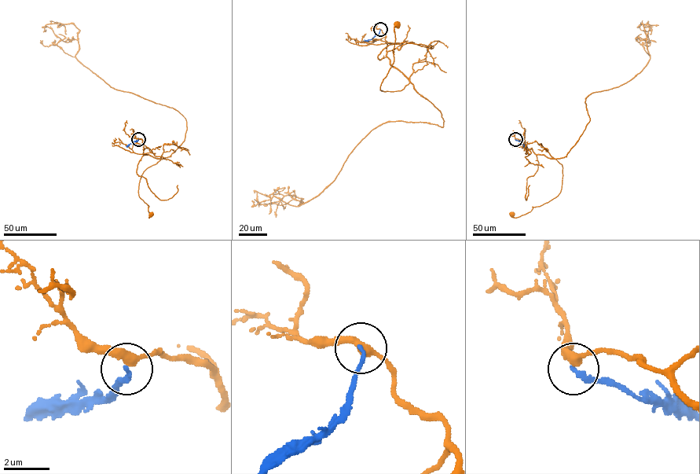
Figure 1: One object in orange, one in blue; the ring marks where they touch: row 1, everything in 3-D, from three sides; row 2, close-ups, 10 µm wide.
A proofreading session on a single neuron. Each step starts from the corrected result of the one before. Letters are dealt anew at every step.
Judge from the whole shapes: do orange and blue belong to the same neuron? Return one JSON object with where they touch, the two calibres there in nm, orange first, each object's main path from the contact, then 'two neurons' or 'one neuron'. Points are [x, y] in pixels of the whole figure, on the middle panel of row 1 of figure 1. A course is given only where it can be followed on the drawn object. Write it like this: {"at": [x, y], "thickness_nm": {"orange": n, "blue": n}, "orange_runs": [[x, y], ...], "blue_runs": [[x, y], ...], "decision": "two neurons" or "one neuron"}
{"at": [380, 29], "thickness_nm": {"orange": 340, "blue": 180}, "orange_runs": [[380, 29], [385, 34], [390, 63], [409, 82], [399, 90], [385, 91], [380, 88], [393, 61], [396, 26]], "blue_runs": [[380, 29], [371, 39], [364, 40]], "decision": "two neurons"}

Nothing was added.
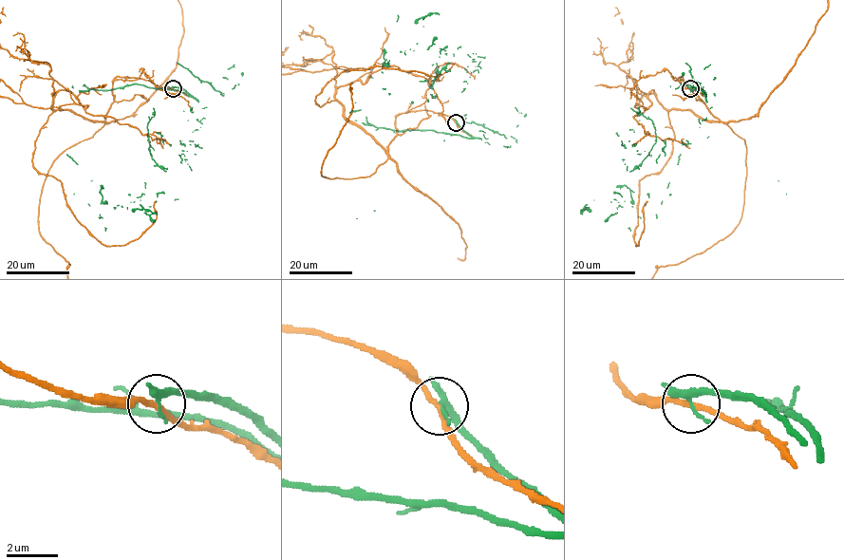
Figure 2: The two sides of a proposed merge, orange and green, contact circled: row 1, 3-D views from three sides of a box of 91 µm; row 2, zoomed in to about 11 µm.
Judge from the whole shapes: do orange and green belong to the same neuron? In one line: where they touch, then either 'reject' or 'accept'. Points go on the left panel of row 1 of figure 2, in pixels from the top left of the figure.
(173, 88) | reject

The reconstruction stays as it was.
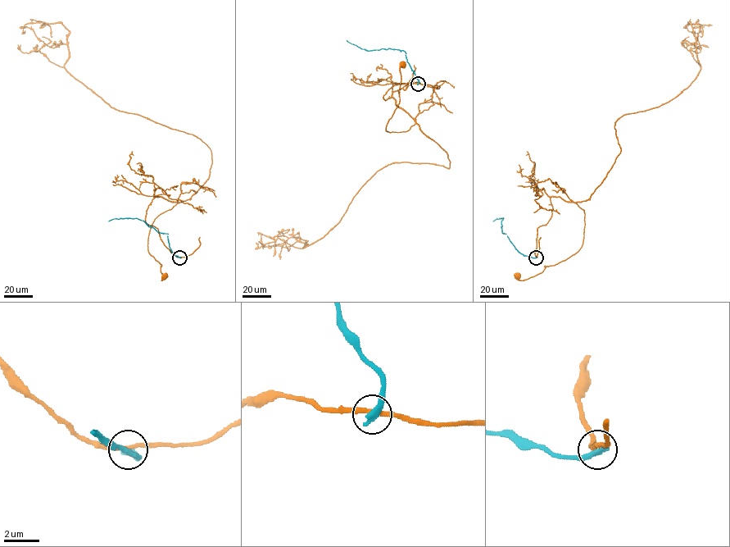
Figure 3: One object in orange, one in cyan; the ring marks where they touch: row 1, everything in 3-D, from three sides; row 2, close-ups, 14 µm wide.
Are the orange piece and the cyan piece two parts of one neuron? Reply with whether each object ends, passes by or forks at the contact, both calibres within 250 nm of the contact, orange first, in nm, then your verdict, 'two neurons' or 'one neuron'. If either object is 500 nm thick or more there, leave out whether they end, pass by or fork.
orange passes by; cyan ends there; 240 nm thick on the orange side, 440 nm on the other; two neurons

